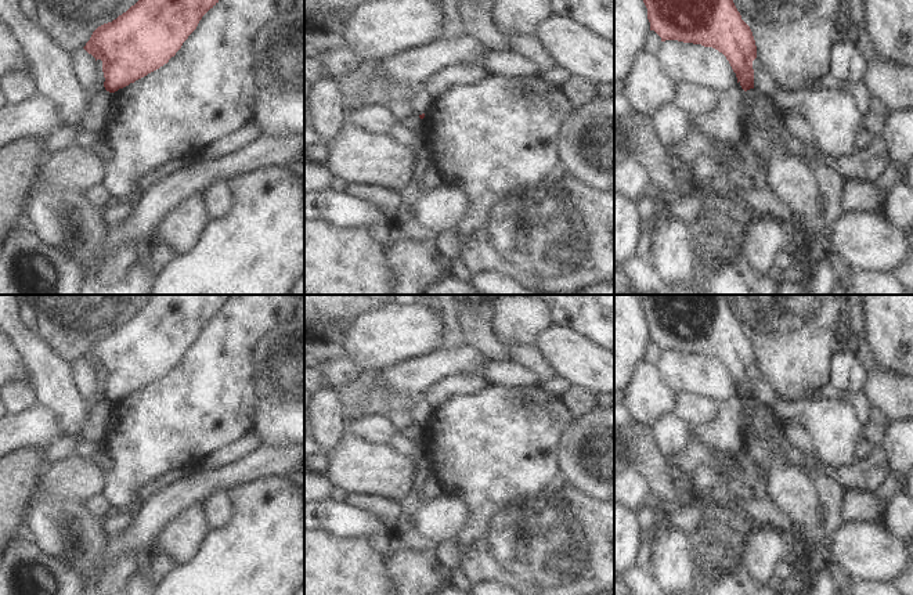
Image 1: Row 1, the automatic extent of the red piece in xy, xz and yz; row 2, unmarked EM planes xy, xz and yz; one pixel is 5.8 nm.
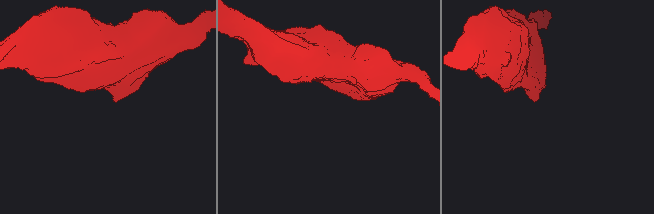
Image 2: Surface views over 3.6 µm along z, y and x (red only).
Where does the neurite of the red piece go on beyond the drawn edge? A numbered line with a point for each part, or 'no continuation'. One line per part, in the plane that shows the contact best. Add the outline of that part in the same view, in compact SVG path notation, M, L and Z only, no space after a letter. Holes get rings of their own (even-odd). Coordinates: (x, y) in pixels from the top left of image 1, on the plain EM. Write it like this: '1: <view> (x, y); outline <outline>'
no continuation

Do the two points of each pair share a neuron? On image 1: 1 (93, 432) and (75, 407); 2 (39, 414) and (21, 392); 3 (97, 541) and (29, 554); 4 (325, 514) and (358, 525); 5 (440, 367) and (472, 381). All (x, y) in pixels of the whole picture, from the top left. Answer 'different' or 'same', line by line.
1: different
2: different
3: different
4: same
5: different

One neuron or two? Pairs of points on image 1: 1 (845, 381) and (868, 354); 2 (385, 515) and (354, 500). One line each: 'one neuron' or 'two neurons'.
1: two neurons
2: one neuron

